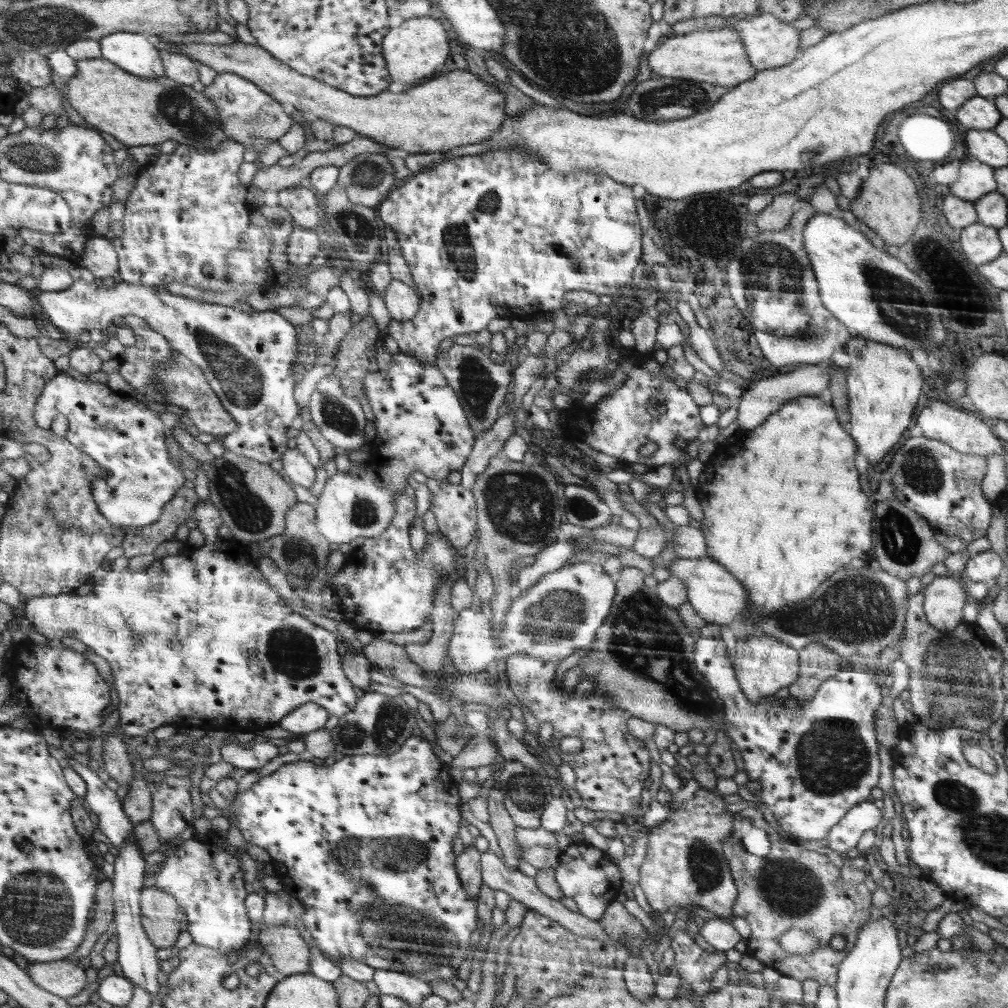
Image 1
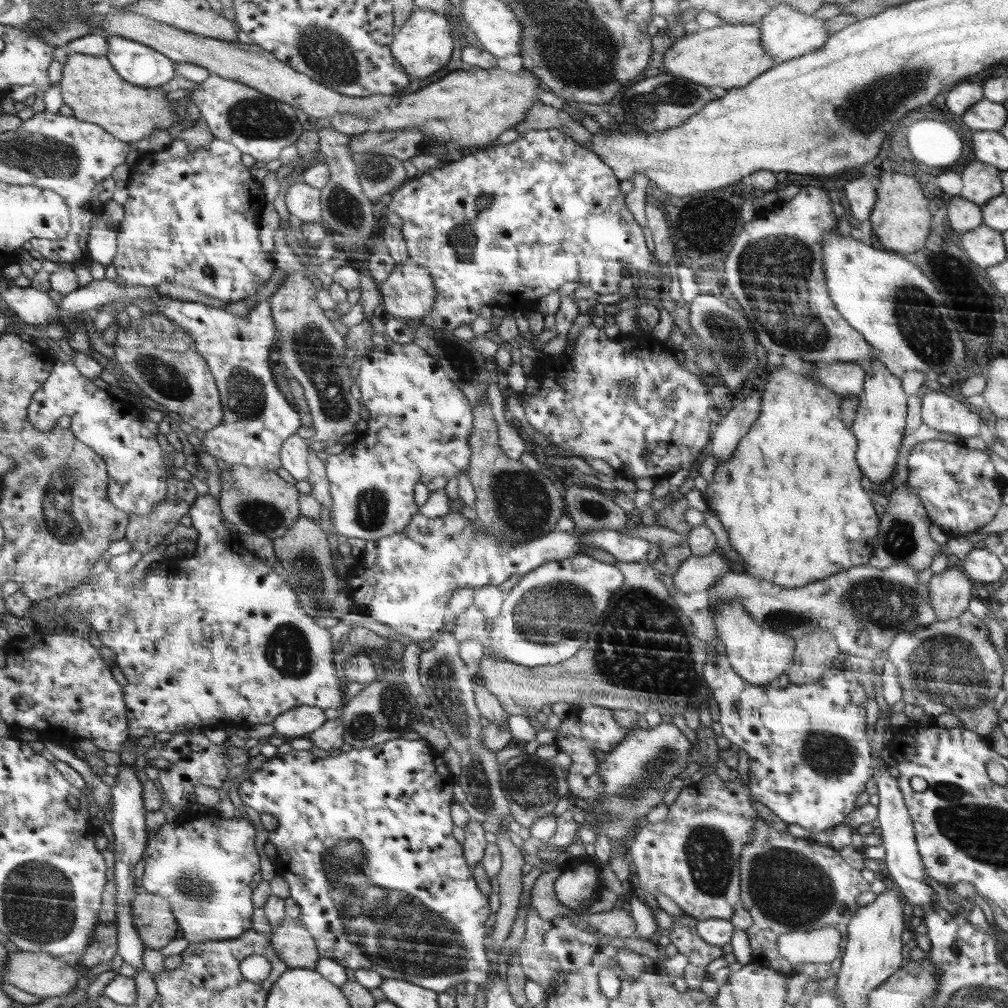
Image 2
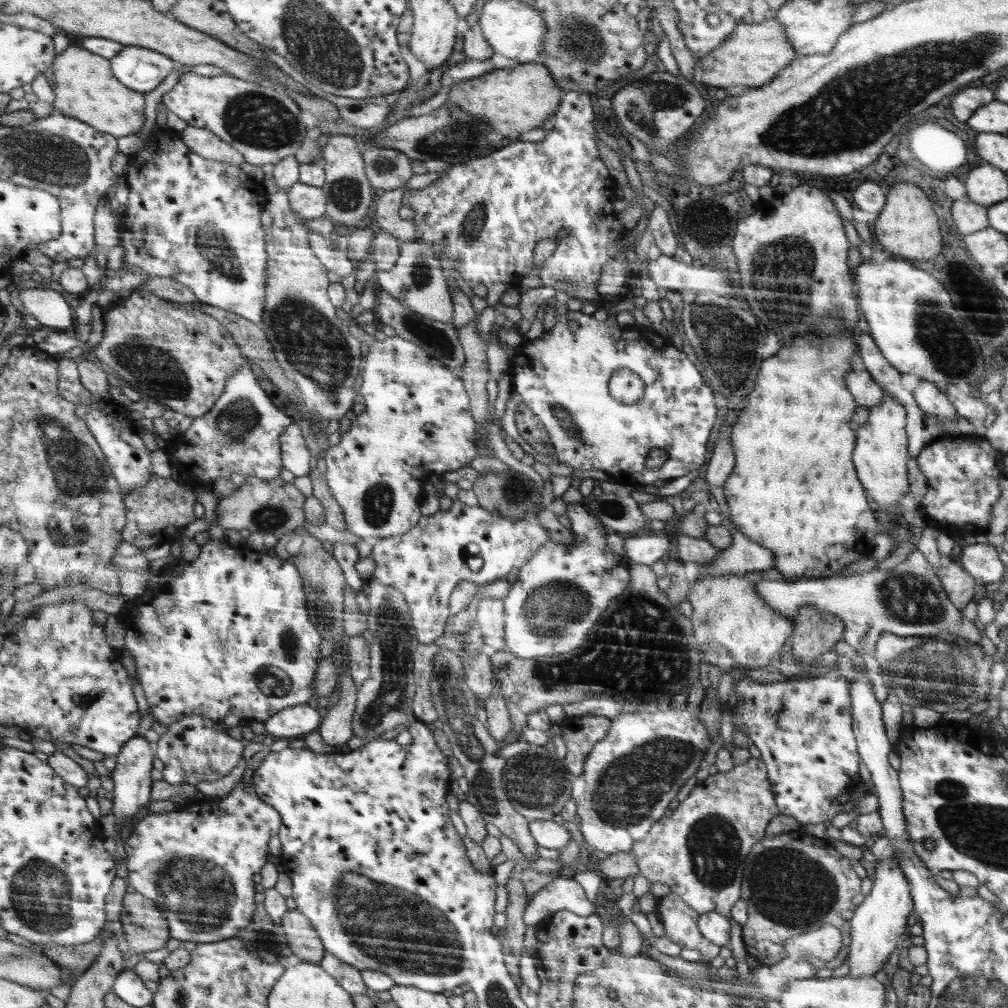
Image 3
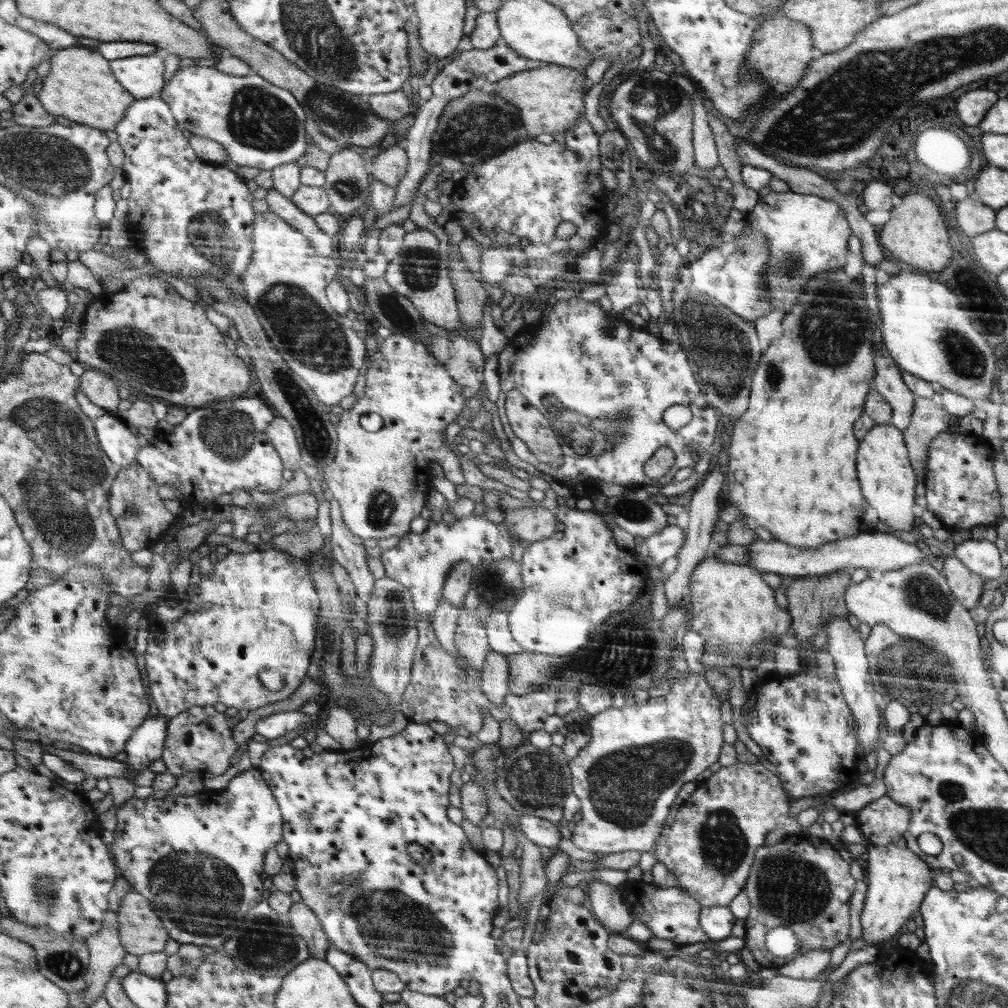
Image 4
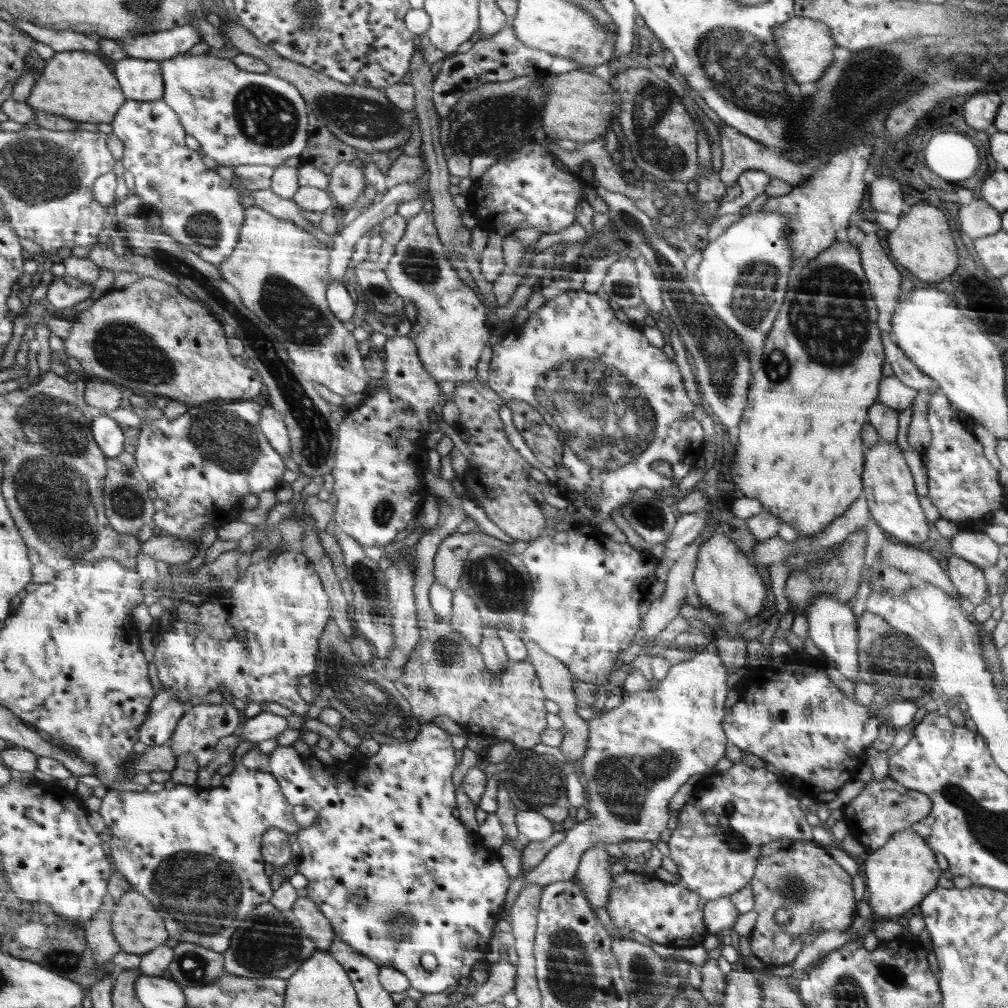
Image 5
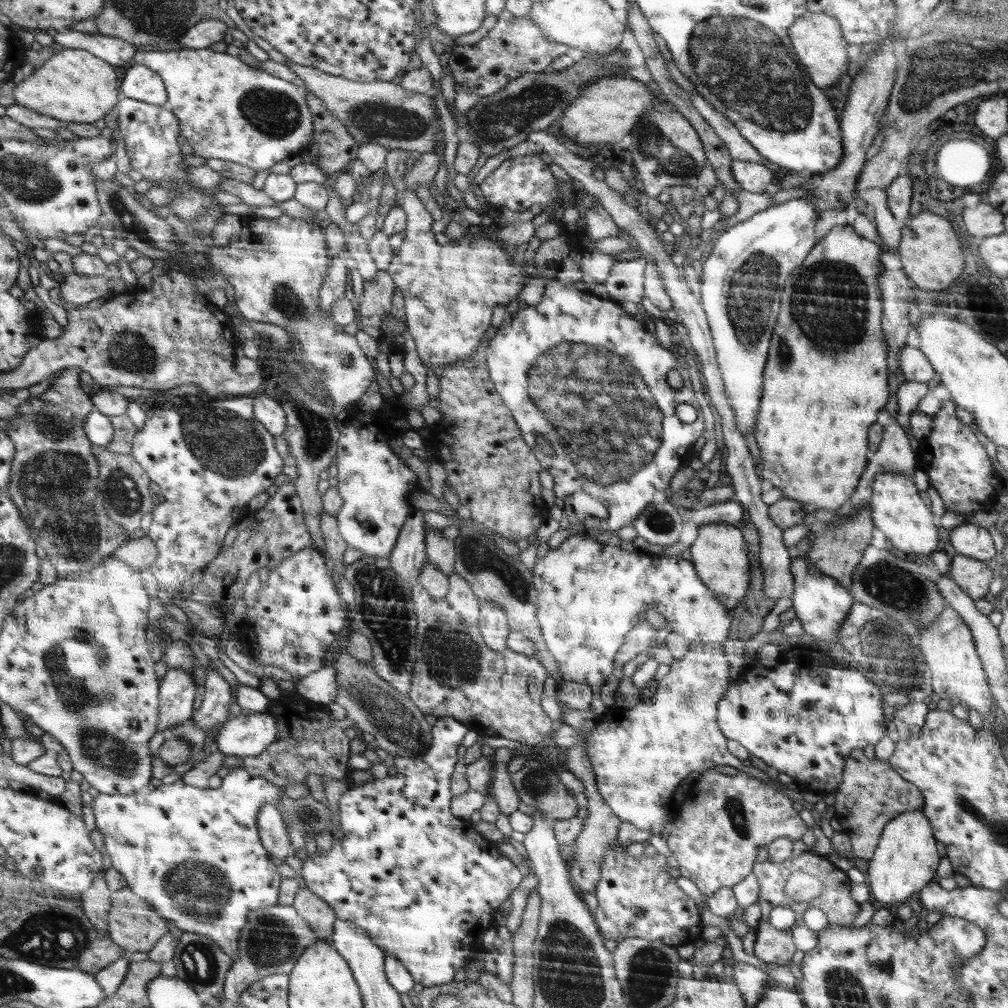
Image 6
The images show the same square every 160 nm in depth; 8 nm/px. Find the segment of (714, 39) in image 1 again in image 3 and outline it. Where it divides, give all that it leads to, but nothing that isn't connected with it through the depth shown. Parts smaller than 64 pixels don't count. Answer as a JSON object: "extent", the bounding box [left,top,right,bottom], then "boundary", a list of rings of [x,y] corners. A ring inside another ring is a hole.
{"extent":[697,18,797,90],"boundary":[[[776,18],[752,24],[738,23],[730,39],[726,39],[711,54],[697,59],[701,70],[698,82],[710,85],[714,90],[739,84],[750,87],[768,84],[797,58],[784,27]]]}

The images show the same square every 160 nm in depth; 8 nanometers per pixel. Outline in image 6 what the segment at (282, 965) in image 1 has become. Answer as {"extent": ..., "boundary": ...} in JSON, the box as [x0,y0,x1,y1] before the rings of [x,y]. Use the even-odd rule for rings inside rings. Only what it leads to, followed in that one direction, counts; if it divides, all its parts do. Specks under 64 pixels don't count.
{"extent":[291,887,338,940],"boundary":[[[308,887],[300,889],[291,904],[297,913],[308,921],[319,940],[329,940],[334,934],[334,924],[338,919],[332,908],[322,897]]]}

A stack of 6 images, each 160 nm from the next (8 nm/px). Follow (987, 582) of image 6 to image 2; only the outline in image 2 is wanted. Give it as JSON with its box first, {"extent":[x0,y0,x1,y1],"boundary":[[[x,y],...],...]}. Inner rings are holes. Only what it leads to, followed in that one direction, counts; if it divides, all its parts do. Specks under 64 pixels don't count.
{"extent":[928,566,973,621],"boundary":[[[952,566],[933,575],[928,588],[930,589],[930,604],[933,604],[933,608],[937,612],[938,621],[957,617],[967,610],[969,601],[973,598],[972,586],[972,580],[966,576],[959,566]]]}

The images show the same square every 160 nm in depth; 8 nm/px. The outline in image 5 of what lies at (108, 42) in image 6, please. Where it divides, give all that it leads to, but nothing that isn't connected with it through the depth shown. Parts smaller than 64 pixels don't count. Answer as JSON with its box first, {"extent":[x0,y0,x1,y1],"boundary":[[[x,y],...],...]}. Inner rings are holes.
{"extent":[14,17,101,53],"boundary":[[[14,17],[14,20],[18,24],[17,26],[30,34],[36,42],[39,41],[52,47],[57,53],[71,51],[101,52],[98,39],[89,34],[68,30],[53,30],[28,20],[18,19],[18,17]]]}

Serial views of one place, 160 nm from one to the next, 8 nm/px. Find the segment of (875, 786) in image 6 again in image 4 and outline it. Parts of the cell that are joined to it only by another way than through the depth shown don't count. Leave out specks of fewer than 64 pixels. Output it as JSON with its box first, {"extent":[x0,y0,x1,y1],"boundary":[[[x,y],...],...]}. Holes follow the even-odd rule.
{"extent":[854,794,911,846],"boundary":[[[886,794],[866,803],[855,817],[854,824],[866,836],[869,846],[886,846],[908,830],[911,810]]]}

